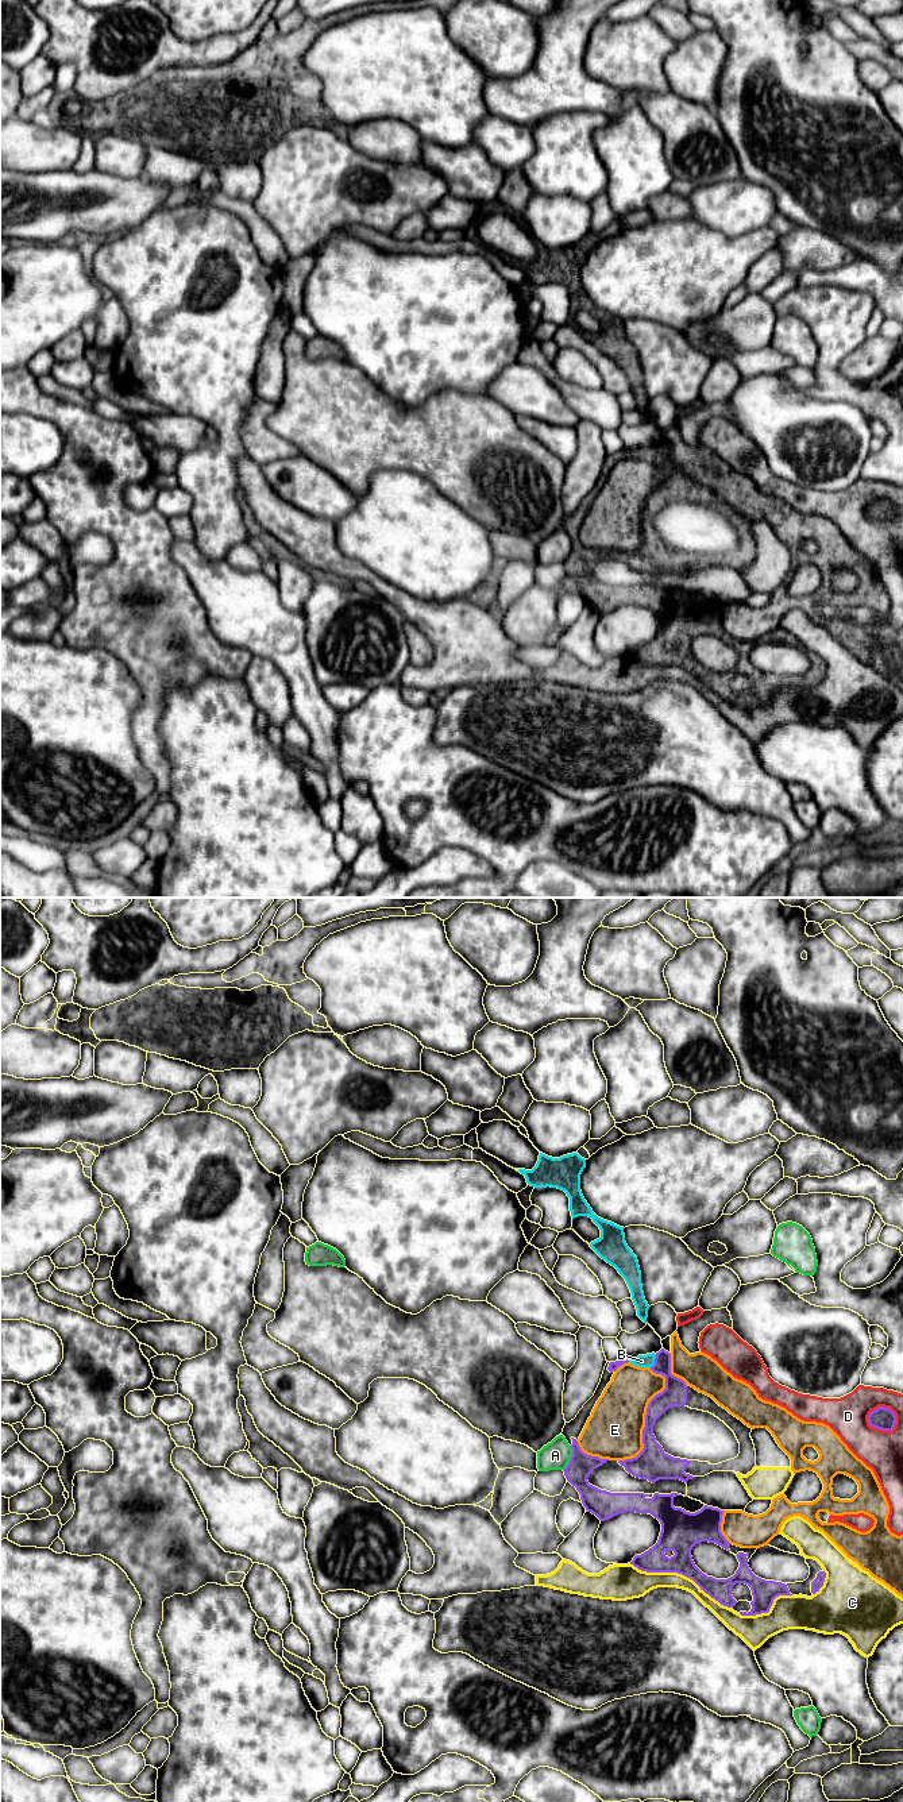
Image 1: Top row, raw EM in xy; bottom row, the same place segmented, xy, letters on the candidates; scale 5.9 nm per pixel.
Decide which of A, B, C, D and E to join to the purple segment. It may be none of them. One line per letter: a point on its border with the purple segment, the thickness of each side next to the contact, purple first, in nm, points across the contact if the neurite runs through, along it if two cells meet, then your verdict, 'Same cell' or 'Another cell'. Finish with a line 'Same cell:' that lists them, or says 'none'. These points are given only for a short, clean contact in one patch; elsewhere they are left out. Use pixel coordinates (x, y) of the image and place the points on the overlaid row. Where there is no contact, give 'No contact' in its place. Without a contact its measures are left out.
A: Touches purple at xy (571, 1458). Thickness 150 nm (purple) against 170 nm. Another cell
B: Touches purple at xy (655, 1361). Thickness 140 nm (purple) against 80 nm. Path across: xy (675, 1395), (675, 1386), (655, 1361), (641, 1361). Same cell
C: Touches purple at xy (679, 1573). Thickness 240 nm (purple) against 150 nm. Another cell
D: Touches purple at xy (883, 1407). Thickness 140 nm (purple) against 240 nm. Another cell
E: Touches purple at xy (645, 1417). Thickness 160 nm (purple) against 340 nm. Another cell
Same cell: B

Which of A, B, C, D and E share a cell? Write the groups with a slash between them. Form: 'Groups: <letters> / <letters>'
Groups: A / B / C D / E

